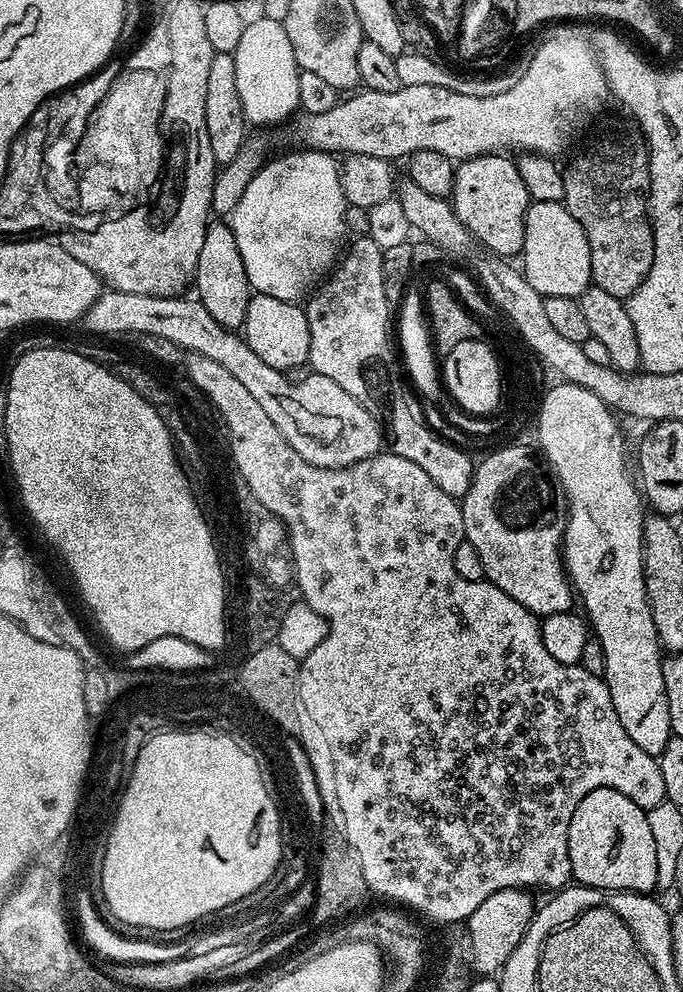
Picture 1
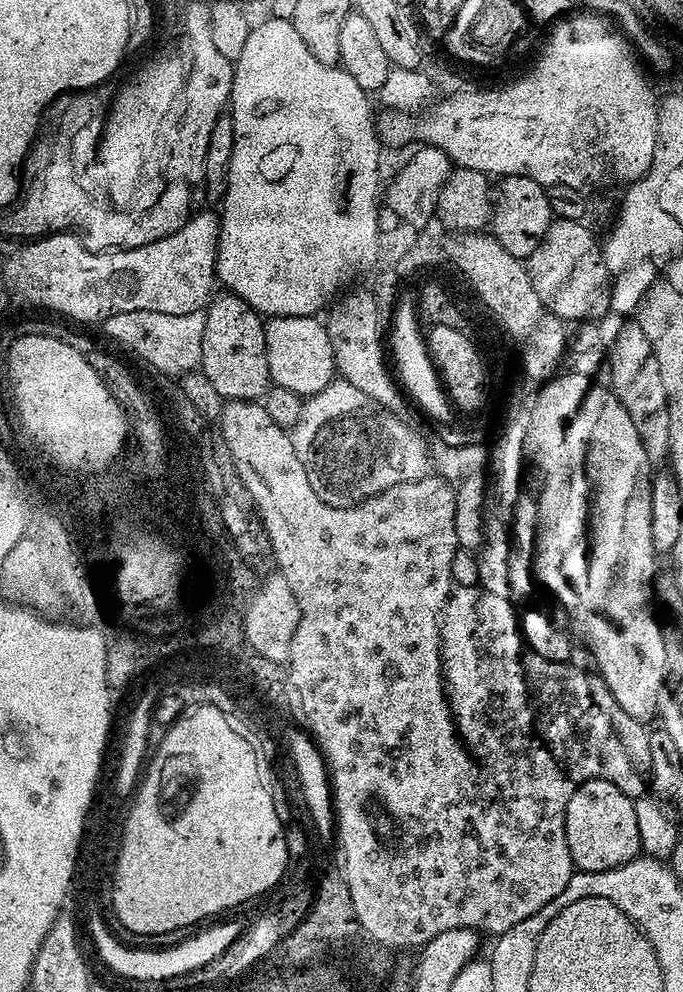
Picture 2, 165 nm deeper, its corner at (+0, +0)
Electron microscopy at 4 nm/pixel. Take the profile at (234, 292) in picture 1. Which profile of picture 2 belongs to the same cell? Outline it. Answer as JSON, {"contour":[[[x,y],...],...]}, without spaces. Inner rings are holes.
{"contour":[[[227,290],[213,295],[206,309],[206,334],[202,334],[202,358],[199,371],[210,378],[211,385],[223,397],[230,400],[259,401],[272,384],[270,366],[266,362],[266,334],[264,333],[265,321],[261,313],[255,312],[242,298],[238,298]]]}

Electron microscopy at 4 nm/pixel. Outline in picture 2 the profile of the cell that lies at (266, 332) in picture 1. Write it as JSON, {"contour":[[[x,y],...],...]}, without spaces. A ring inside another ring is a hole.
{"contour":[[[273,316],[265,323],[266,362],[270,366],[272,384],[292,390],[300,397],[307,398],[326,390],[326,386],[337,379],[336,351],[330,342],[328,325],[316,316]]]}

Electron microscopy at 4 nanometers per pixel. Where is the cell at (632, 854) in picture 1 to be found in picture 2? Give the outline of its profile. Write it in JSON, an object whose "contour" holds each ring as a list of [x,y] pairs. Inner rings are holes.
{"contour":[[[587,780],[566,806],[566,842],[573,865],[581,872],[612,870],[641,855],[633,797],[609,780]]]}

